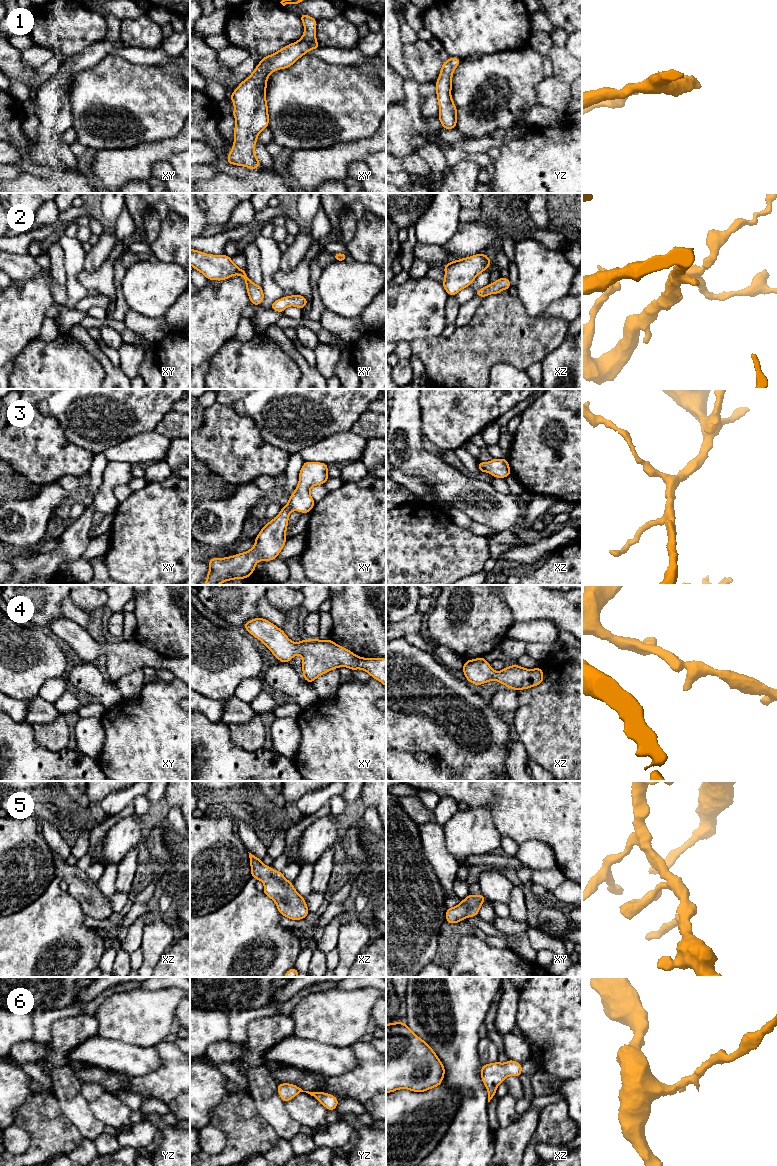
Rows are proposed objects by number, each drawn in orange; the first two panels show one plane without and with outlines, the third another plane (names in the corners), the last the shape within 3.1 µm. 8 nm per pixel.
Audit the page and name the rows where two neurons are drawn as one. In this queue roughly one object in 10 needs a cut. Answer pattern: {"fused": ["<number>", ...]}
{"fused": []}

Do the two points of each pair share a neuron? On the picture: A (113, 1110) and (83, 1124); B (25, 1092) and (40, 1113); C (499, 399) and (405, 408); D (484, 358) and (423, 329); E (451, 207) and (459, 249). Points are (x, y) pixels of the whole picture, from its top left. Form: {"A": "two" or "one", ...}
{"A": "two", "B": "two", "C": "two", "D": "two", "E": "two"}

